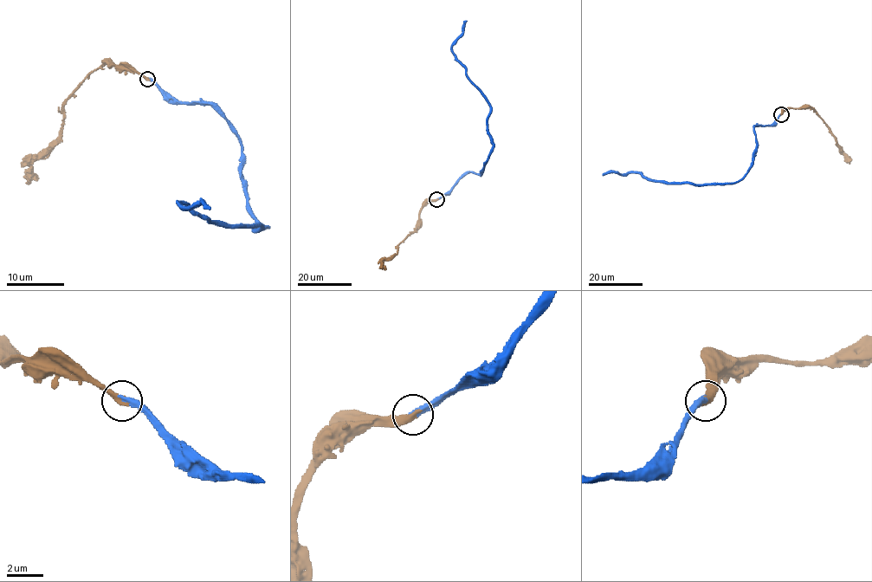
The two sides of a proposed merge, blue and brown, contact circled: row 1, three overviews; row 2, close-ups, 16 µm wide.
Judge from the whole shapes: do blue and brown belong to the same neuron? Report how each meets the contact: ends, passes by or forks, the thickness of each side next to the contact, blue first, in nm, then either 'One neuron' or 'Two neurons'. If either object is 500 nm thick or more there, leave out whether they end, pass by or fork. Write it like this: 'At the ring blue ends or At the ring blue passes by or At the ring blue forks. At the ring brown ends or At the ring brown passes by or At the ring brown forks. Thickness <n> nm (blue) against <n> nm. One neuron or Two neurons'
At the ring blue ends. At the ring brown ends. Thickness 360 nm (blue) against 400 nm. One neuron

